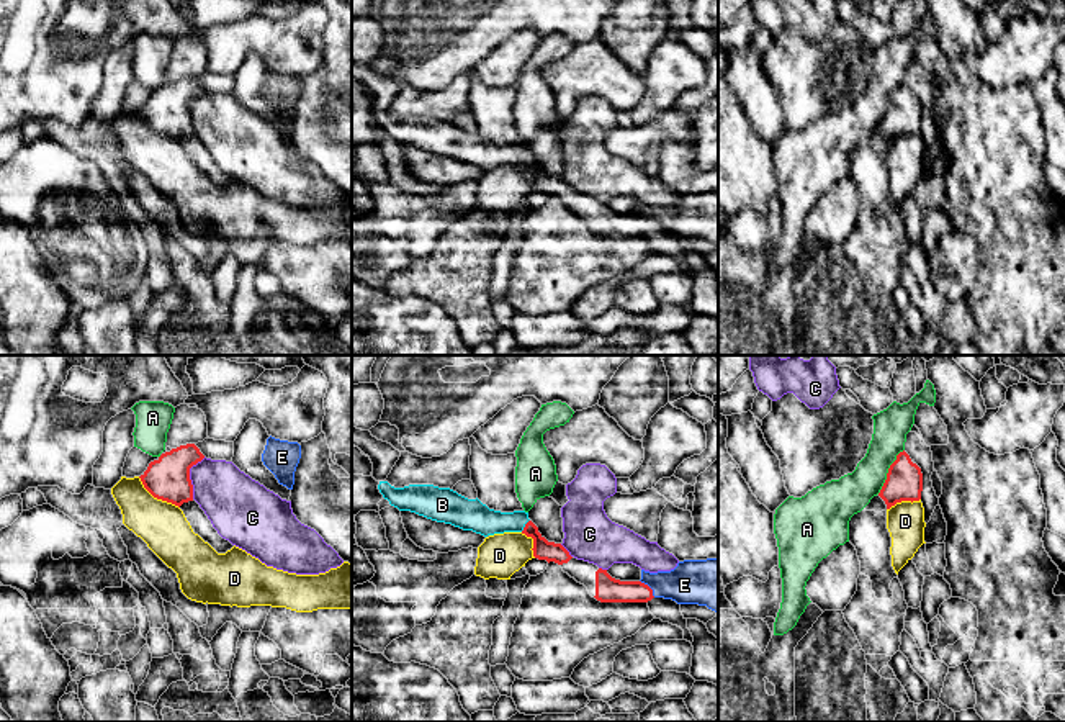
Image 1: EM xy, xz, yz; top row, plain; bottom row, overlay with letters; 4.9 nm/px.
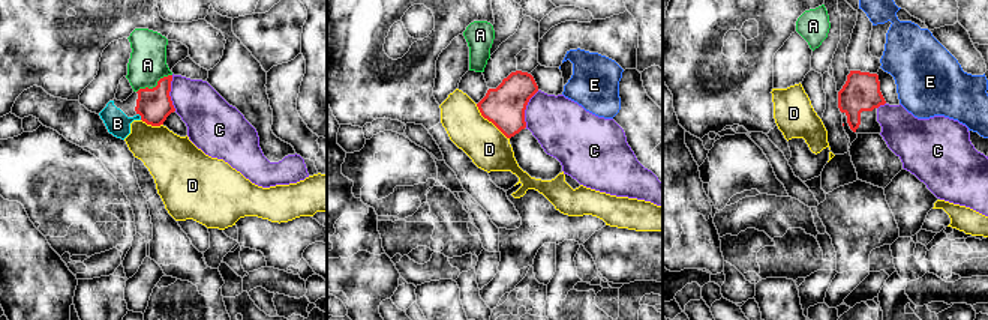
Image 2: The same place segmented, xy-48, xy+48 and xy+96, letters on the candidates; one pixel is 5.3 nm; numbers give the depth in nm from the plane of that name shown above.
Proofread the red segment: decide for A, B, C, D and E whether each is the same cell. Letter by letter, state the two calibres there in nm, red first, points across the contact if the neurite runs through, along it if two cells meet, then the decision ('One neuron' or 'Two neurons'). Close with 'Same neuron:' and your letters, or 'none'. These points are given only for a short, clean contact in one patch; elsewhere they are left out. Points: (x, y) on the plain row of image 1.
A: Thickness 180 nm (red) against 190 nm. Boundary: yz (903, 82), (890, 99), (887, 112), (877, 126). Two neurons
B: Thickness 100 nm (red) against 140 nm. Path across: xz (542, 182), (537, 171), (525, 159), (488, 156), (476, 149). One neuron
C: Thickness 220 nm (red) against 300 nm. Boundary: xy (205, 90), (190, 102), (192, 131). Two neurons
D: Thickness 220 nm (red) against 240 nm. Boundary: xy (138, 110), (154, 130), (170, 135), (179, 141). Two neurons
E: Thickness 130 nm (red) against 220 nm. Boundary: xz (640, 213), (655, 230). Two neurons
Same neuron: B

